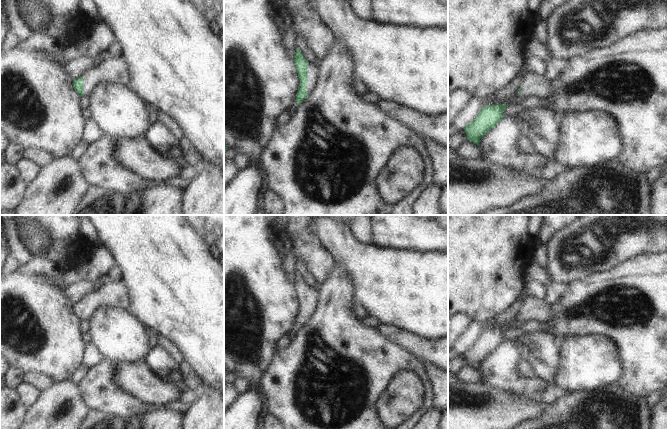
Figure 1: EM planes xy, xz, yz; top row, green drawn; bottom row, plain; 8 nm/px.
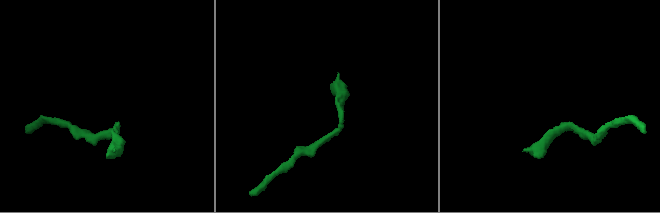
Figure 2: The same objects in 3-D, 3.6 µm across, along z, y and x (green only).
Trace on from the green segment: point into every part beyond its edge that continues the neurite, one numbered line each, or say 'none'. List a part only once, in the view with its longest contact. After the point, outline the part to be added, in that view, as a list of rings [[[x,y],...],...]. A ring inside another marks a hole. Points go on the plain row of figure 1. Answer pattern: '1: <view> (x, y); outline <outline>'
1: xz (312, 300); outline [[[308,287],[308,300],[307,300],[308,307],[306,311],[307,316],[309,316],[315,311],[317,301],[318,301],[318,291],[311,287]]]

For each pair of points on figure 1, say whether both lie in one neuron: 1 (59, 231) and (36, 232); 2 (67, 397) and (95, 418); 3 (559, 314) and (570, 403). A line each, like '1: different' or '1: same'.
1: different
2: different
3: different

